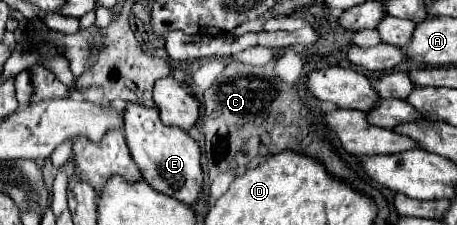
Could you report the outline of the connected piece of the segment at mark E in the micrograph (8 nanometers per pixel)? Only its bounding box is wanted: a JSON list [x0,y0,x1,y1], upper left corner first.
[123,103,203,205]

